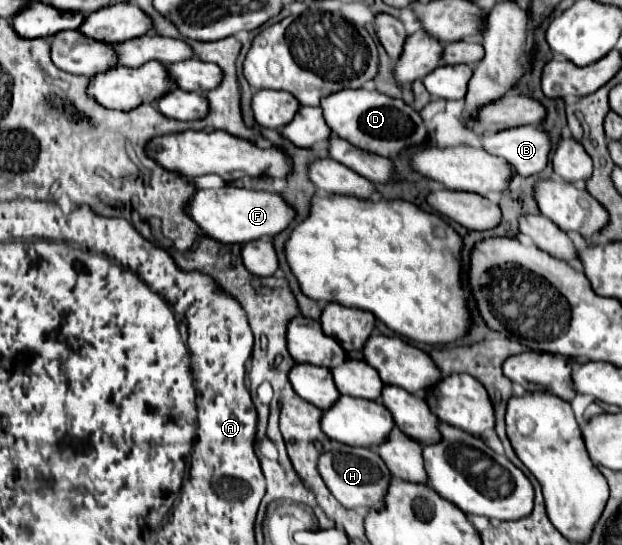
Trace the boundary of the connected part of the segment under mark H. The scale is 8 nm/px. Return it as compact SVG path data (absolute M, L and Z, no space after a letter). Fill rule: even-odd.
M339 447L337 451L327 451L319 457L317 463L319 475L325 481L327 489L333 493L333 497L345 507L345 509L371 509L381 505L381 497L385 495L385 489L389 487L389 481L393 475L385 469L385 463L381 463L381 457L375 455L375 451L367 447Z

